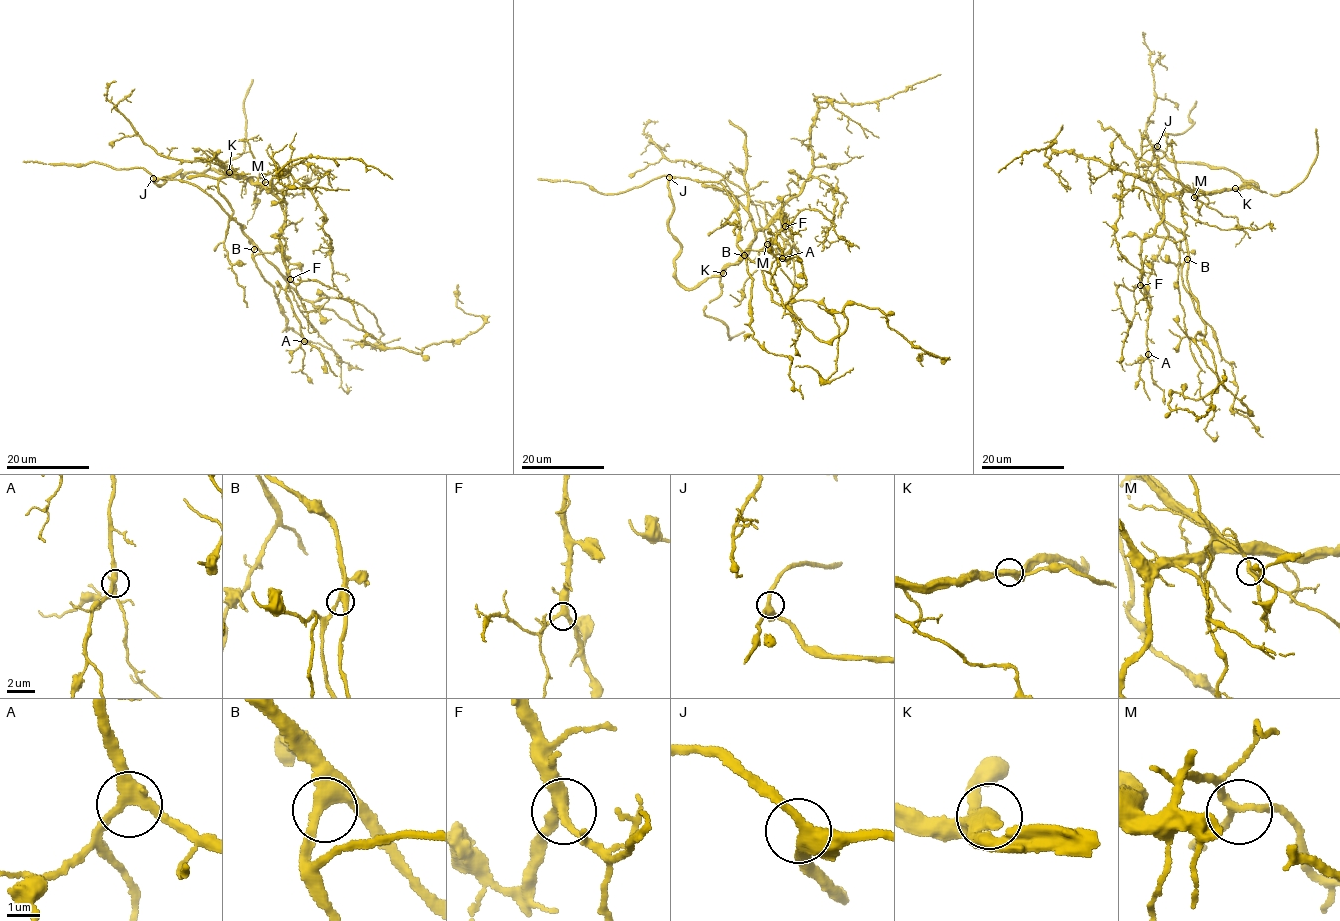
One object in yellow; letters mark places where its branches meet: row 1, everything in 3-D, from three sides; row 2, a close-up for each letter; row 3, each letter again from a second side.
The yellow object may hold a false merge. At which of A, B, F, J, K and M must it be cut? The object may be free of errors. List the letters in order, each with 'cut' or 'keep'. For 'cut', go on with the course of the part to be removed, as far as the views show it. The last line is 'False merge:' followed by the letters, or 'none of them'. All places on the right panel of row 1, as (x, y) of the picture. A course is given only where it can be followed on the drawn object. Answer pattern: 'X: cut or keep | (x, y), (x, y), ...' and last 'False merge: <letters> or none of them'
A: keep
B: keep
F: keep
J: keep
K: keep
M: keep
False merge: none of them

